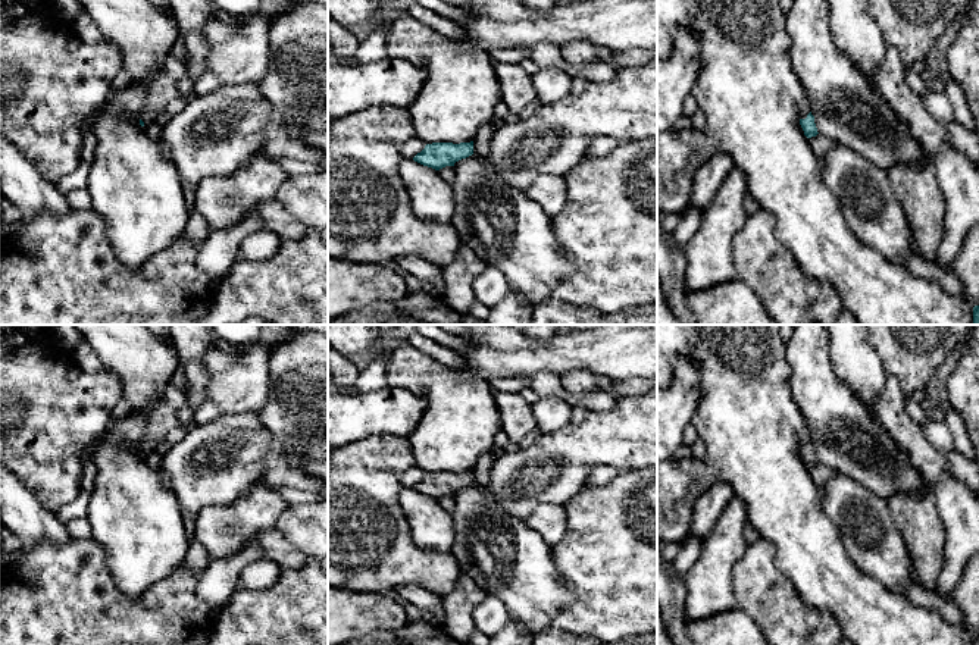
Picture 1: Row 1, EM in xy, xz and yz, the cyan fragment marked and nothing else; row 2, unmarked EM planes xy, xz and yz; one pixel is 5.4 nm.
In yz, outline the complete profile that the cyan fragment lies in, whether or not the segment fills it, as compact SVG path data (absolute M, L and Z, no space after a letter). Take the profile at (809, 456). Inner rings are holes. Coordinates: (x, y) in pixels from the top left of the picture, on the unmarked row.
M807 433L800 439L800 454L807 467L816 466L819 463L814 453L814 445L808 439Z

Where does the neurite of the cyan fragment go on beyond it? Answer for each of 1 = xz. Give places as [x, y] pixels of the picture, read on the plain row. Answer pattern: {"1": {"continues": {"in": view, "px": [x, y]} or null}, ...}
{"1": {"continues": null}}

